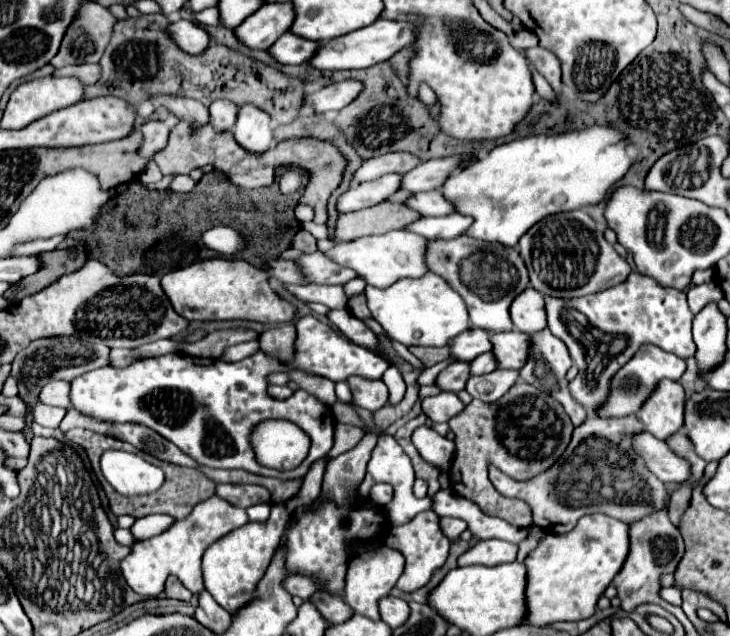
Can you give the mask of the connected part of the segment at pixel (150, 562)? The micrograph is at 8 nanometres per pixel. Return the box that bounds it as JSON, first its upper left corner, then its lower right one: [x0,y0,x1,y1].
[122,496,248,596]

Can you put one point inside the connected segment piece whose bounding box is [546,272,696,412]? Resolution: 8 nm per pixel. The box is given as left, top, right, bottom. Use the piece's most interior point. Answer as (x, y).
(644, 313)

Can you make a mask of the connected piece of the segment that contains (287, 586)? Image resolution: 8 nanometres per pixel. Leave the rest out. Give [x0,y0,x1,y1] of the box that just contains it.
[282,576,318,600]

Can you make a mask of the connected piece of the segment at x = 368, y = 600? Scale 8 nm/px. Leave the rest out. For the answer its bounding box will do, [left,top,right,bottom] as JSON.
[344,546,404,620]

